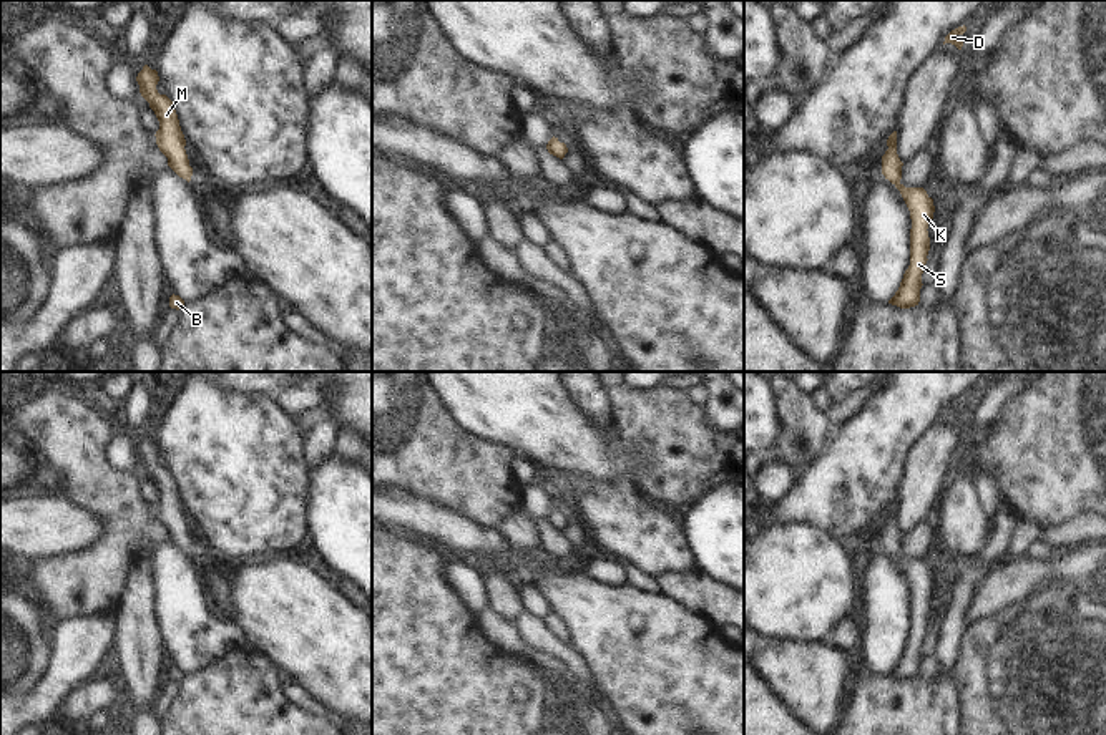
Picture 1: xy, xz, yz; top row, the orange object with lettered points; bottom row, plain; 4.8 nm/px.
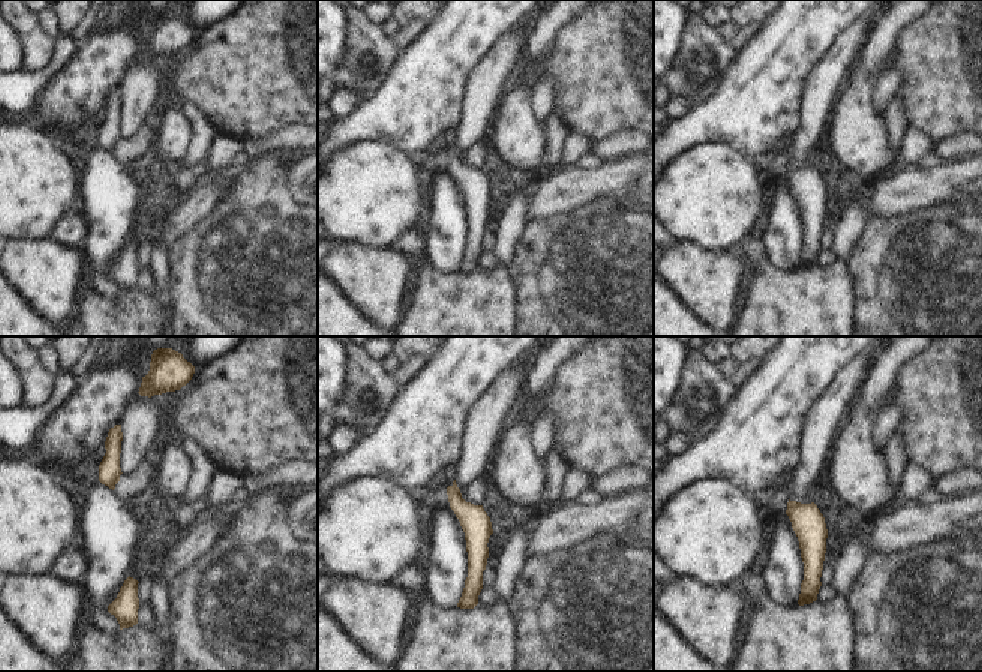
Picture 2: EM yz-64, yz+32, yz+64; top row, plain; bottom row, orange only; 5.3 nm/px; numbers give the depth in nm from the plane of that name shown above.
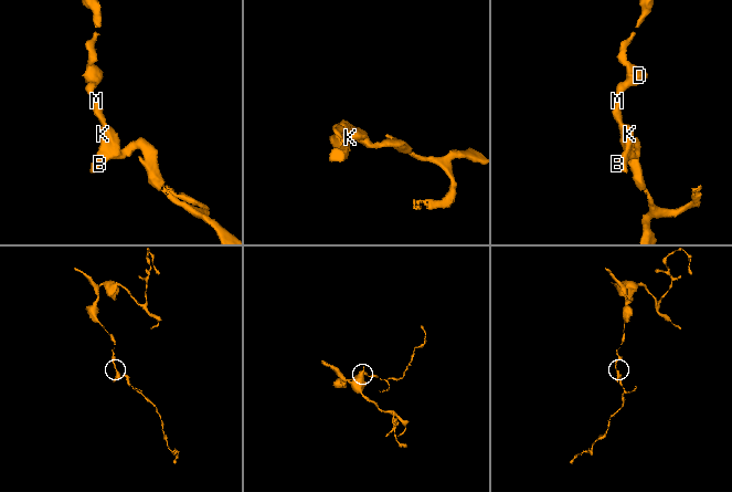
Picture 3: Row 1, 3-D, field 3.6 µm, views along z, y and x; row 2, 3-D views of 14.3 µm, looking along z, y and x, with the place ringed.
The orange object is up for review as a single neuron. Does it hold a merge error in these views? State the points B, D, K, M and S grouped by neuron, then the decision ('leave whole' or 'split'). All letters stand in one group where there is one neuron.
groups B D K M S; leave whole

